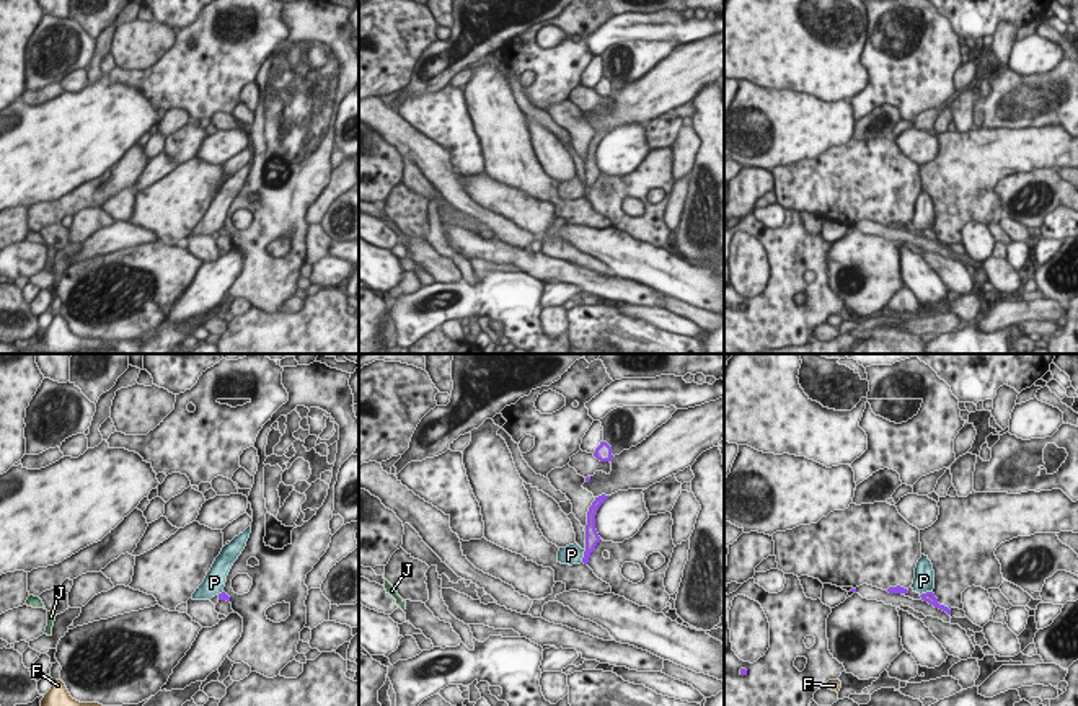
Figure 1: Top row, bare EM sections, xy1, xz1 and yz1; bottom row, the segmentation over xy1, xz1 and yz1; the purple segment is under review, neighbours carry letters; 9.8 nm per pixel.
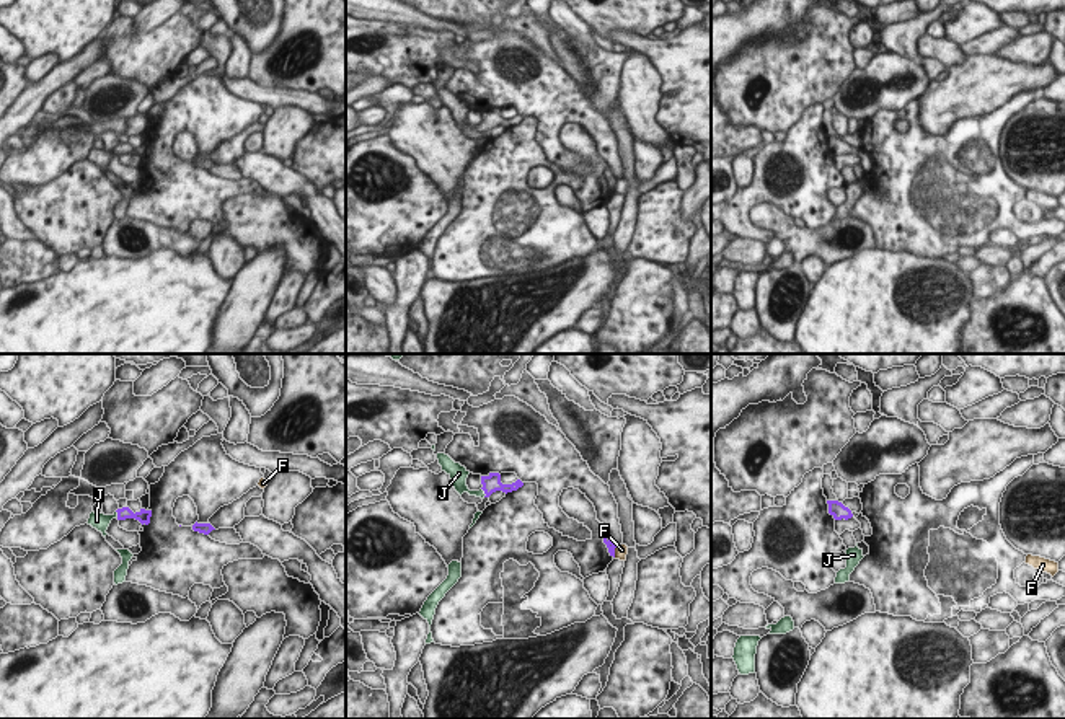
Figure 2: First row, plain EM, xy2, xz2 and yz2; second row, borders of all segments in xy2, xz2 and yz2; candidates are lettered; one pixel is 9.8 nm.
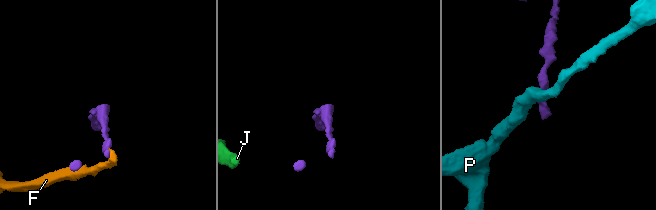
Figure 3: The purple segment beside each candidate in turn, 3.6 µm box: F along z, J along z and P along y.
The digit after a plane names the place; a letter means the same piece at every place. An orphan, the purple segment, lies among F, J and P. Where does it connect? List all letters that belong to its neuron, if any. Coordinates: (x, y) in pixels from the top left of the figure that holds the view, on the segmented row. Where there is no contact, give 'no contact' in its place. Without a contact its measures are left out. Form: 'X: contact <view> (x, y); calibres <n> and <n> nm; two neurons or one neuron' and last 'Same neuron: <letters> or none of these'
F: contact xz2 (614, 551); calibres 90 and 130 nm; two neurons
J: contact xz2 (485, 493); calibres 170 and 130 nm; one neuron
P: contact xz1 (584, 556); calibres 140 and 190 nm; two neurons
Same neuron: J

